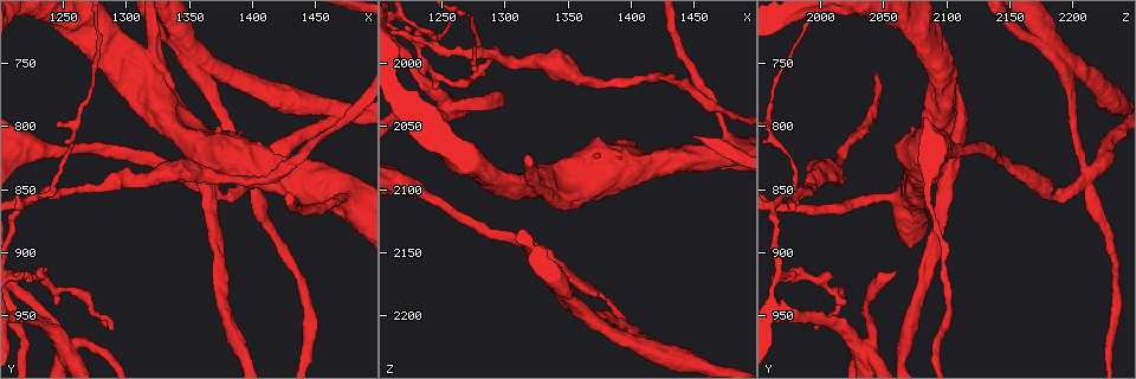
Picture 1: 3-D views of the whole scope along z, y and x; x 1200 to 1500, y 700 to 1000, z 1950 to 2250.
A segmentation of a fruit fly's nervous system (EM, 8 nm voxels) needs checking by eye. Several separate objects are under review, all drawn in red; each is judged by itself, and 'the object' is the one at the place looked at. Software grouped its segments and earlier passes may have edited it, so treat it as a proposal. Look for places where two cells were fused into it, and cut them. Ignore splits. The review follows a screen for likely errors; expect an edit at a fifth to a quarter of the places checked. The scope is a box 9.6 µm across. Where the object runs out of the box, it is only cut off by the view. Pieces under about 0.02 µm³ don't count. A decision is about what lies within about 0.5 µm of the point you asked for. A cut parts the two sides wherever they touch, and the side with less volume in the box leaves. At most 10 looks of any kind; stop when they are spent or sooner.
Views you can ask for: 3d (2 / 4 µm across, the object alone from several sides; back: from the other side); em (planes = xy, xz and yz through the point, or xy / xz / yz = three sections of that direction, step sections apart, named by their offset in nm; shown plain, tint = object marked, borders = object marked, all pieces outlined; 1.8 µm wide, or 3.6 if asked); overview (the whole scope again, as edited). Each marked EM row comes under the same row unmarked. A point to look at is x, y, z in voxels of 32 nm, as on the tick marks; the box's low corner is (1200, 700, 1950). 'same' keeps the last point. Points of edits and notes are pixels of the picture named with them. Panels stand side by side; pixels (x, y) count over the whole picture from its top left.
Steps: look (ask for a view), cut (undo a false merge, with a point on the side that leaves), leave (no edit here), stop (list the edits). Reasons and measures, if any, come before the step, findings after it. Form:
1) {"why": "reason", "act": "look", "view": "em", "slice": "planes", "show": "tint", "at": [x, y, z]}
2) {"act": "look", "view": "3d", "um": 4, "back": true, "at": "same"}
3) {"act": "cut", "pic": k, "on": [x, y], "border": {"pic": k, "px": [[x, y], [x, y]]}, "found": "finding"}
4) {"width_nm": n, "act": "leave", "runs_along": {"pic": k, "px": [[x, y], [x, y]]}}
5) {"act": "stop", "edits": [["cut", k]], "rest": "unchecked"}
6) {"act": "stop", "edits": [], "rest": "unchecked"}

{"act": "look", "view": "em", "um": 3.6, "slice": "planes", "show": "tint", "at": [1258, 974, 2034]}

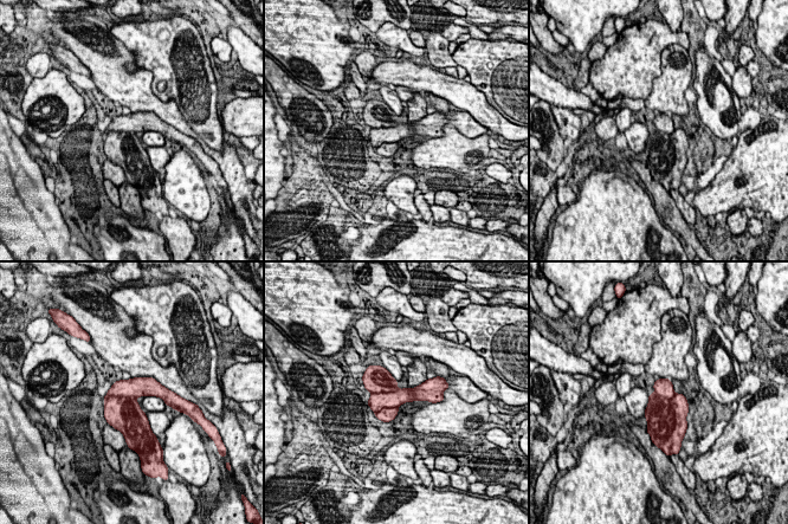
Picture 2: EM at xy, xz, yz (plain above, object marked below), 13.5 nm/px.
{"act": "cut", "pic": 2, "on": [135, 387], "part_leaving": {"pic": 2, "px": [[431, 393], [414, 393], [370, 402]]}, "found": "a second cell is stuck on"}

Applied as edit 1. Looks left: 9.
{"why": "redraw", "act": "look", "view": "overview"}

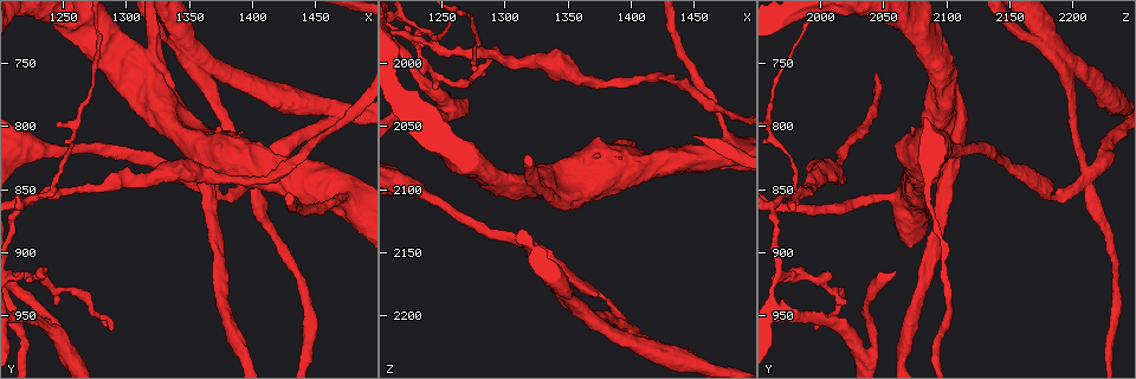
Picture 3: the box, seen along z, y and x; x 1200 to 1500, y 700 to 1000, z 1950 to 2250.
{"why": "touches itself", "act": "look", "view": "em", "slice": "planes", "show": "tint", "at": [1344, 786, 2108]}

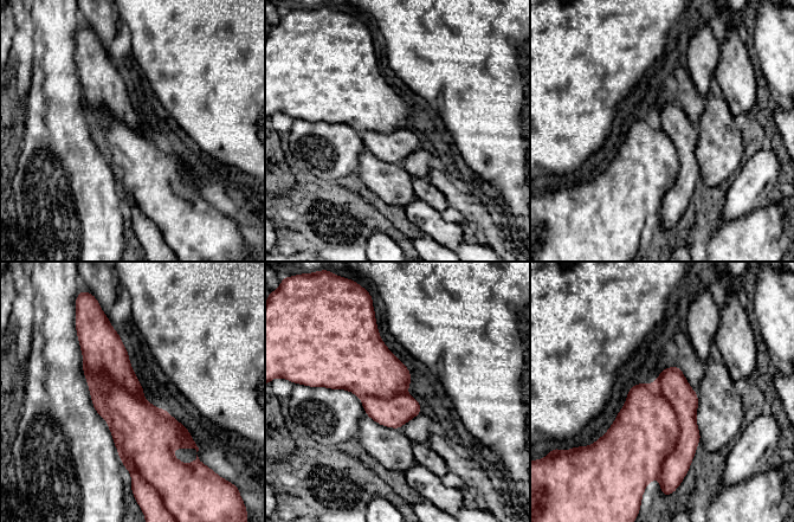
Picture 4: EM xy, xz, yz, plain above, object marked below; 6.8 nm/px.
{"width_nm": 360, "act": "cut", "pic": 4, "on": [684, 400], "part_leaving": {"pic": 4, "px": [[676, 369], [685, 449], [669, 465]]}, "found": "a second cell is stuck on"}

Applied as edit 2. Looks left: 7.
{"act": "look", "view": "overview"}

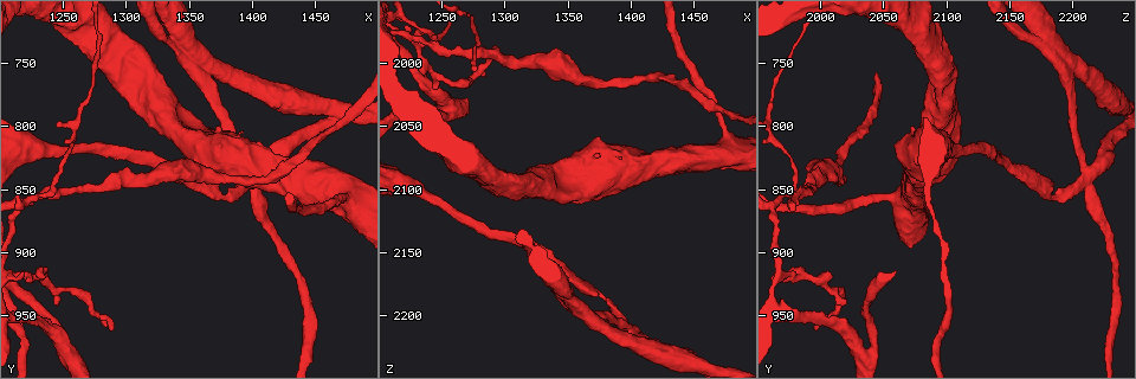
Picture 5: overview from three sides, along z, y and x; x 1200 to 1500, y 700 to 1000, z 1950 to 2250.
{"why": "touches itself", "act": "look", "view": "3d", "um": 4, "at": [1364, 762, 2198]}

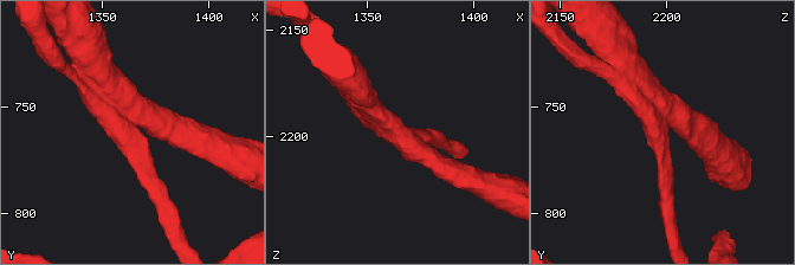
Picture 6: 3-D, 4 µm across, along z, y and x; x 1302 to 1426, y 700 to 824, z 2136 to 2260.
{"arm_widths_nm": [220, 360], "act": "look", "view": "em", "slice": "planes", "show": "tint", "at": [1362, 764, 2197]}

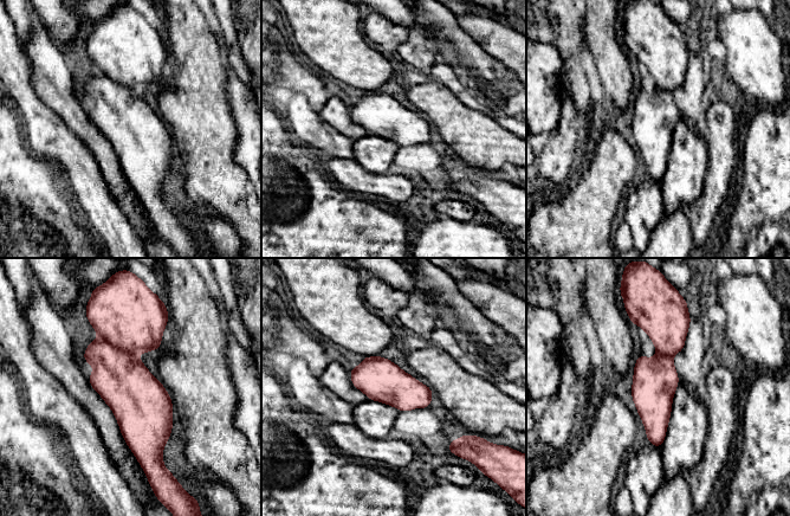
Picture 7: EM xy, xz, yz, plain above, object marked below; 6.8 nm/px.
{"act": "leave", "runs_along": {"pic": 7, "px": [[653, 320], [662, 333], [659, 443]]}, "found": "continuous, no second cell"}

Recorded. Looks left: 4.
{"why": "four-way junction", "act": "look", "view": "em", "um": 3.6, "slice": "planes", "show": "tint", "at": [1400, 834, 2210]}

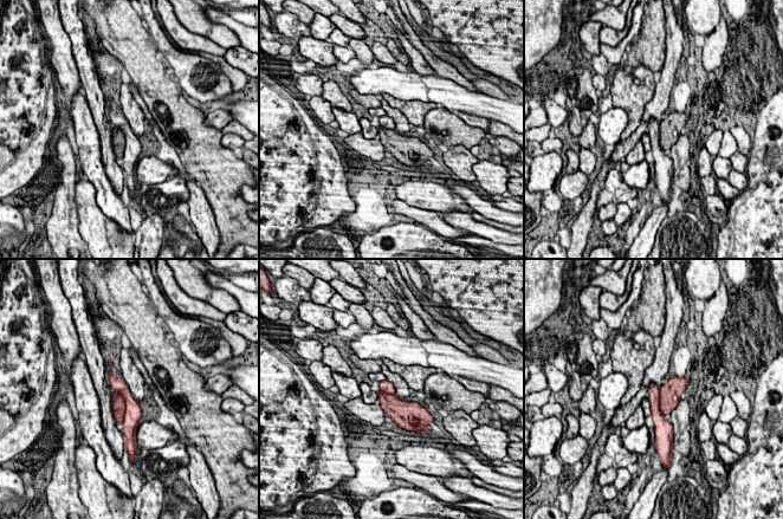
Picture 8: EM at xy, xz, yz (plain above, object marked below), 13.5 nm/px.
{"width_nm": 260, "act": "cut", "pic": 8, "on": [118, 406], "border": {"pic": 8, "px": [[115, 390], [124, 402], [122, 422]]}, "found": "a second cell is stuck on"}

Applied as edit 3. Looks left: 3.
{"act": "stop", "edits": [["cut", 2], ["cut", 4], ["cut", 8]], "rest": "unchecked"}

